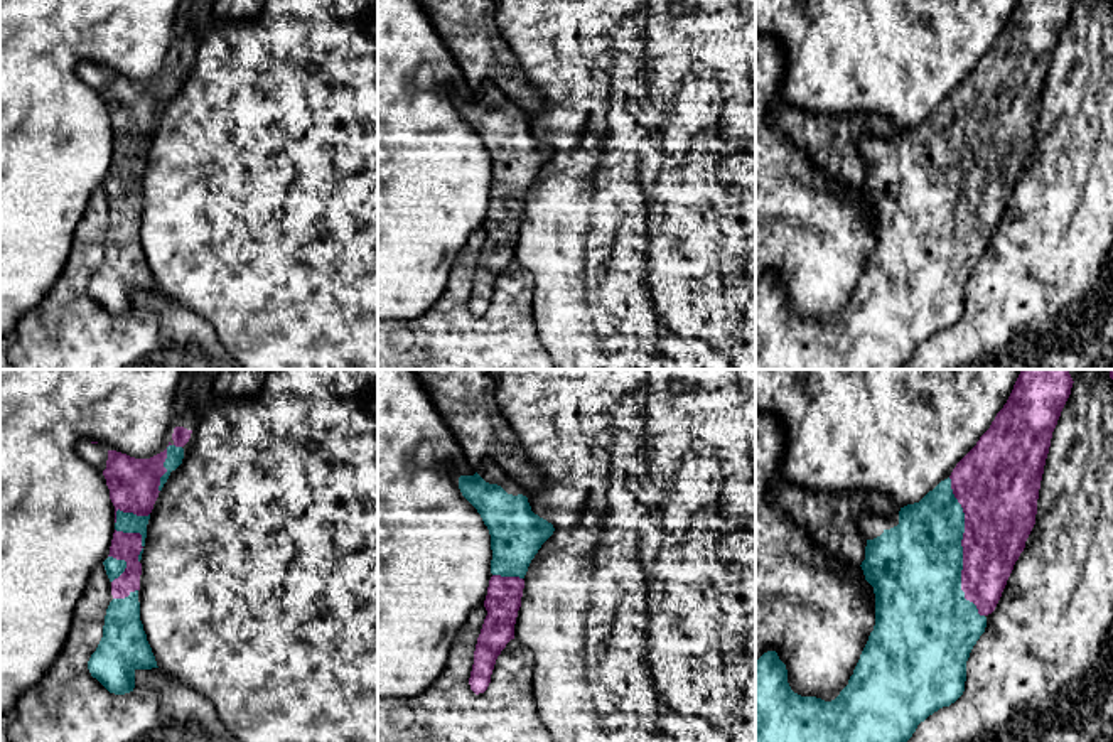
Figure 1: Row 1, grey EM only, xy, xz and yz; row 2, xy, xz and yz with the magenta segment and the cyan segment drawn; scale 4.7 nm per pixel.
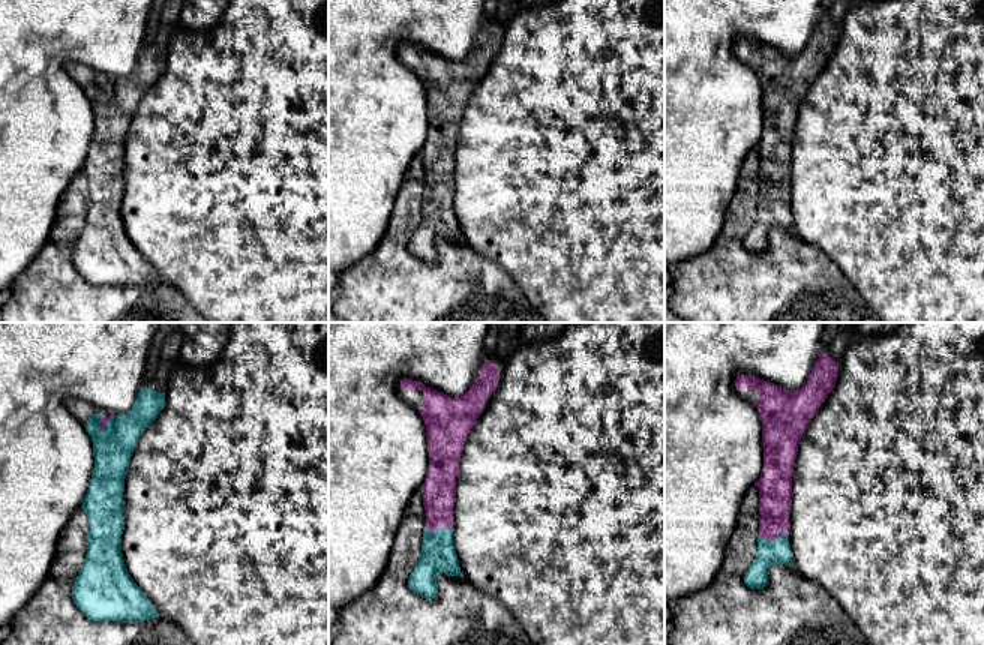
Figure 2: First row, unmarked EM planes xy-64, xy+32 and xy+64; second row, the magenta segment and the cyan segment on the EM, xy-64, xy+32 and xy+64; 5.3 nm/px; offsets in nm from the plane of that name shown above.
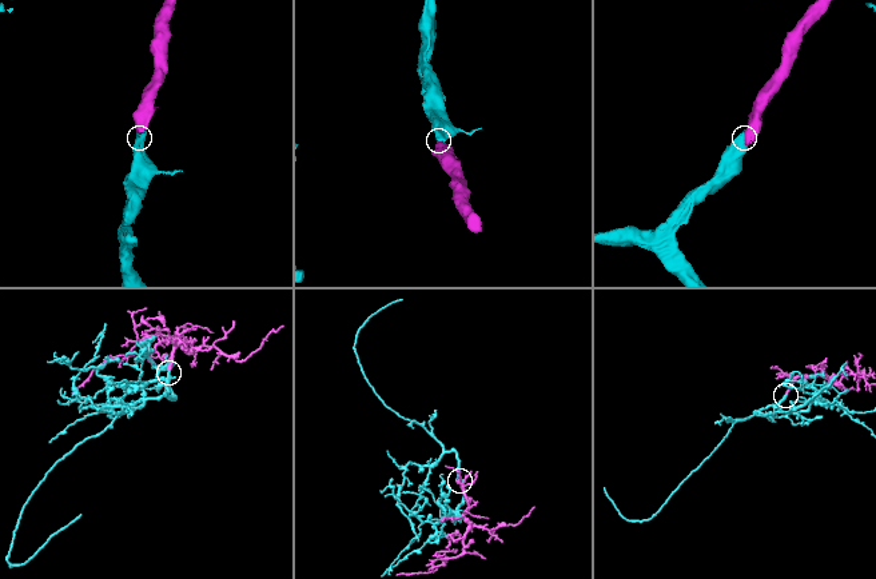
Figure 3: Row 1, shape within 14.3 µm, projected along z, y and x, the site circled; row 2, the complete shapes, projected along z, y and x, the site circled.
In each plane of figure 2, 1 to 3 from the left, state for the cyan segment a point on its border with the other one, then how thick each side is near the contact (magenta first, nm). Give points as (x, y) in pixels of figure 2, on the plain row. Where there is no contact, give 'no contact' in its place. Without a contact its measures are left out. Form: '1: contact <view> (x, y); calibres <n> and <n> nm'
1: contact xy-64 (105, 89); calibres 50 and 220 nm
2: contact xy+32 (438, 192); calibres 180 and 190 nm
3: contact xy+64 (773, 203); calibres 180 and 140 nm

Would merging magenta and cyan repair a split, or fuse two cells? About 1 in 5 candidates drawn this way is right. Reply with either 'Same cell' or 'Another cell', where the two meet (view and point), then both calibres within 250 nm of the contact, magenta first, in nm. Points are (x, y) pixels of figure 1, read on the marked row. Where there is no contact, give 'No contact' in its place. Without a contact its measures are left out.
Same cell. Touches magenta at yz (963, 548). Thickness 340 nm (magenta) against 440 nm

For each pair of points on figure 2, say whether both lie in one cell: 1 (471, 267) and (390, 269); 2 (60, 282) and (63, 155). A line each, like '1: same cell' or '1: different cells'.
1: same cell
2: different cells

